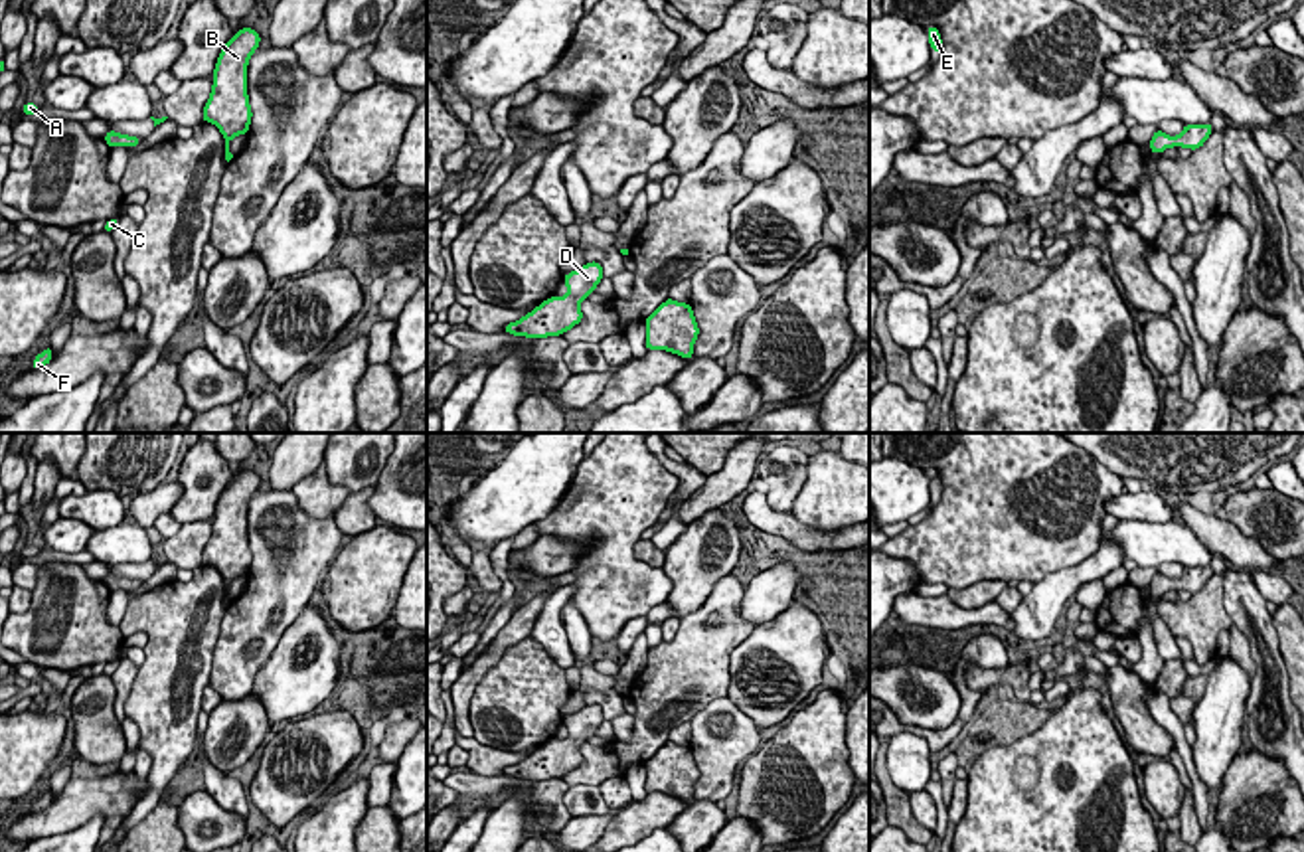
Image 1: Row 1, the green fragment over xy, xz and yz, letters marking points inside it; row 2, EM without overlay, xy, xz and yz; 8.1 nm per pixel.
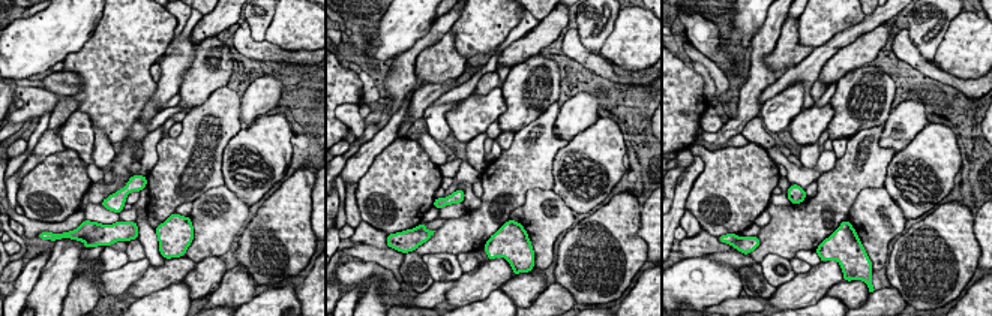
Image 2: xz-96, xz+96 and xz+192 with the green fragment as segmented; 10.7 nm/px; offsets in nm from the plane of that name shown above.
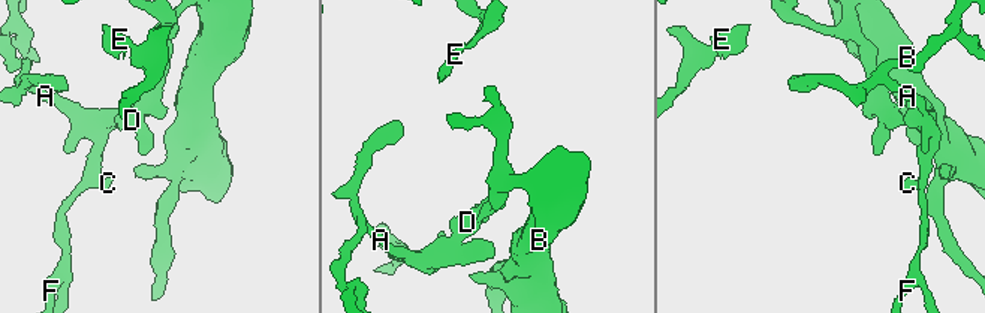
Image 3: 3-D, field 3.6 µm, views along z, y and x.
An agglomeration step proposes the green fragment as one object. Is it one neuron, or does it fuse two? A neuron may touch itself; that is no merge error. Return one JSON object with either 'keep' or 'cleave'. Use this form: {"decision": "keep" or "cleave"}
{"decision": "keep"}

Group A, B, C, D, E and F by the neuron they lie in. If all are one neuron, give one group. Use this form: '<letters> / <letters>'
A B C D E F

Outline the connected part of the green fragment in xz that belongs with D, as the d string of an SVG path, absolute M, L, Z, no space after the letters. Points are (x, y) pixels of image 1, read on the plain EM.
M599 704L585 706L577 714L563 718L565 739L549 739L520 763L504 767L504 775L531 783L565 777L585 761L579 745L595 735L603 720Z

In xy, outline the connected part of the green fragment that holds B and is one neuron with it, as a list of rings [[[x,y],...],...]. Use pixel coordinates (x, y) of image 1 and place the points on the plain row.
[[[241,470],[223,488],[211,518],[213,528],[202,561],[204,565],[215,567],[223,577],[227,605],[233,601],[229,585],[237,577],[247,577],[253,561],[247,538],[247,508],[249,500],[259,492],[259,486],[261,478],[257,472]]]

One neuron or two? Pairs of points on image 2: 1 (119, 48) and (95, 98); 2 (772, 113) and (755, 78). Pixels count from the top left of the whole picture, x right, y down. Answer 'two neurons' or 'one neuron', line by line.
1: one neuron
2: two neurons

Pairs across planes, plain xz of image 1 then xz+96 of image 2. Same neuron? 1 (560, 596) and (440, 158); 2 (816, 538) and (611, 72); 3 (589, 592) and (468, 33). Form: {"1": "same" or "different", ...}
{"1": "same", "2": "same", "3": "same"}

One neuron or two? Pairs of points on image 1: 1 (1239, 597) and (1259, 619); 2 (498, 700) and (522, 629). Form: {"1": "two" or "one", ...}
{"1": "one", "2": "two"}

